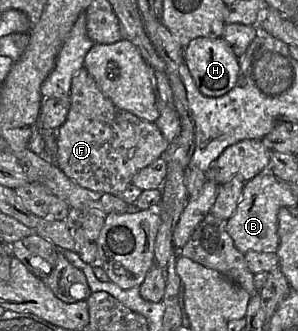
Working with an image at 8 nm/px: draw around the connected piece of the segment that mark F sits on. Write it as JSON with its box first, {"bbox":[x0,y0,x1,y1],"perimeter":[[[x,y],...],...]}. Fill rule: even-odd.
{"bbox":[55,67,169,194],"perimeter":[[[82,67],[72,79],[70,109],[64,123],[56,130],[56,140],[55,164],[58,168],[78,185],[110,194],[121,193],[132,184],[133,178],[140,170],[162,158],[169,146],[154,122],[146,121],[116,107],[104,96],[85,67]]]}

